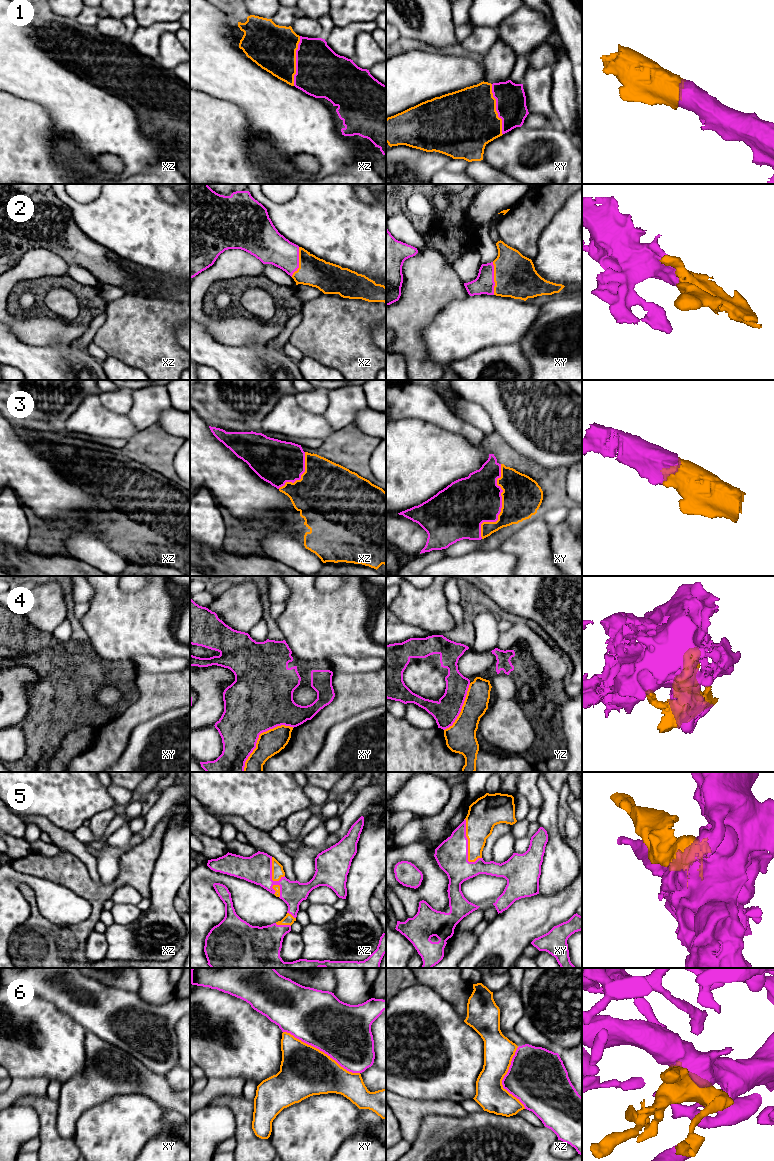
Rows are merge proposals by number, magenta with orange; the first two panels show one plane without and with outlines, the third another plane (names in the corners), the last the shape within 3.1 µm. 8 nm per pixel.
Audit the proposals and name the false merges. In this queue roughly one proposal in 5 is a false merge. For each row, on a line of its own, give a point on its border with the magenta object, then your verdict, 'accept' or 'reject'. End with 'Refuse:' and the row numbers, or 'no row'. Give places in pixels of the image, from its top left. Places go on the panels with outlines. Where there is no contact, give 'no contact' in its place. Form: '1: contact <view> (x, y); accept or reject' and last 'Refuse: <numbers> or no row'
1: contact xy (496, 109); accept
2: contact xy (493, 278); accept
3: contact xy (501, 507); accept
4: contact xy (258, 736); reject
5: contact xy (467, 843); accept
6: contact xy (321, 1050); accept
Refuse: 4

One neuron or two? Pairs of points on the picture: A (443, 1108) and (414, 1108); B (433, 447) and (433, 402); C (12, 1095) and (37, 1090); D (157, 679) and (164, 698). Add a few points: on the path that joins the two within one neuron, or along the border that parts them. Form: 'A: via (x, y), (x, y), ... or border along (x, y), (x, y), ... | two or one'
A: via (436, 1108), (421, 1108) | one
B: border along (409, 418), (422, 419), (454, 432) | two
C: via (18, 1090), (31, 1090) | one
D: via (157, 684), (157, 691), (159, 693) | one

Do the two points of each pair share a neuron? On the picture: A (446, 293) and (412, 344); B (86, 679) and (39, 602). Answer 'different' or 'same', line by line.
A: same
B: different

